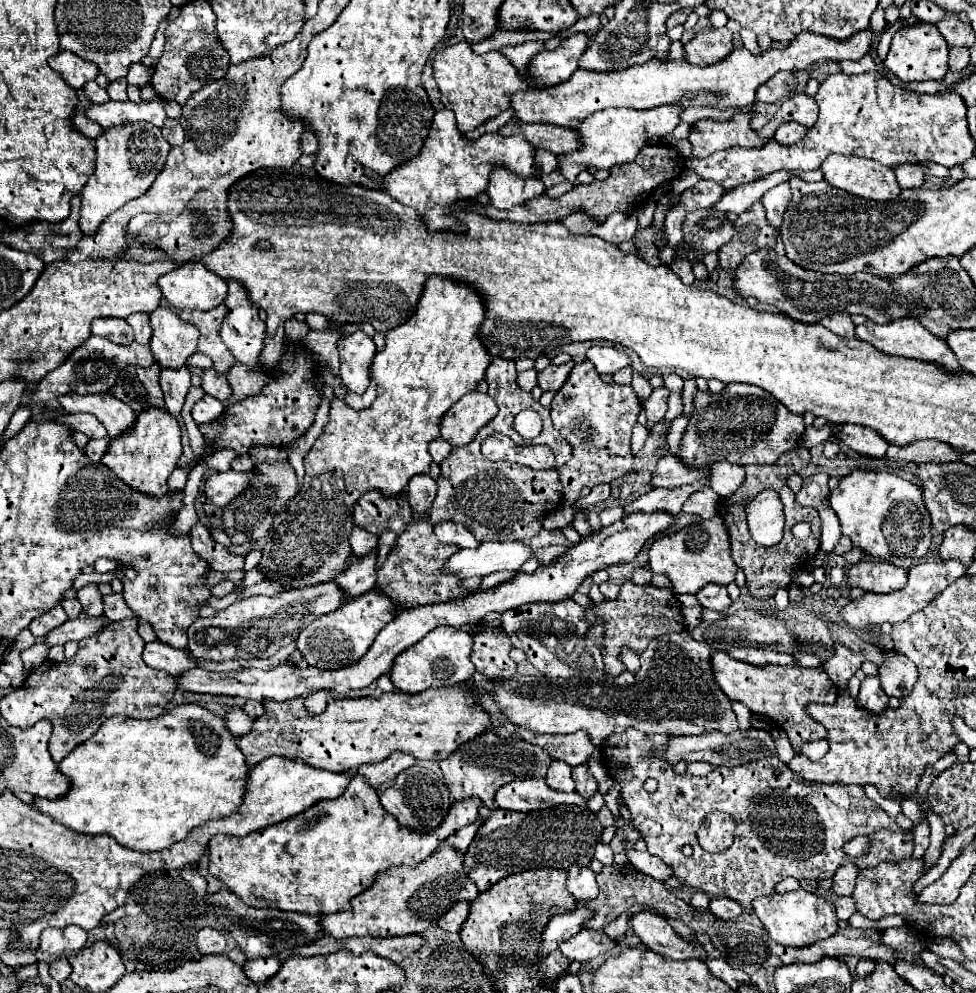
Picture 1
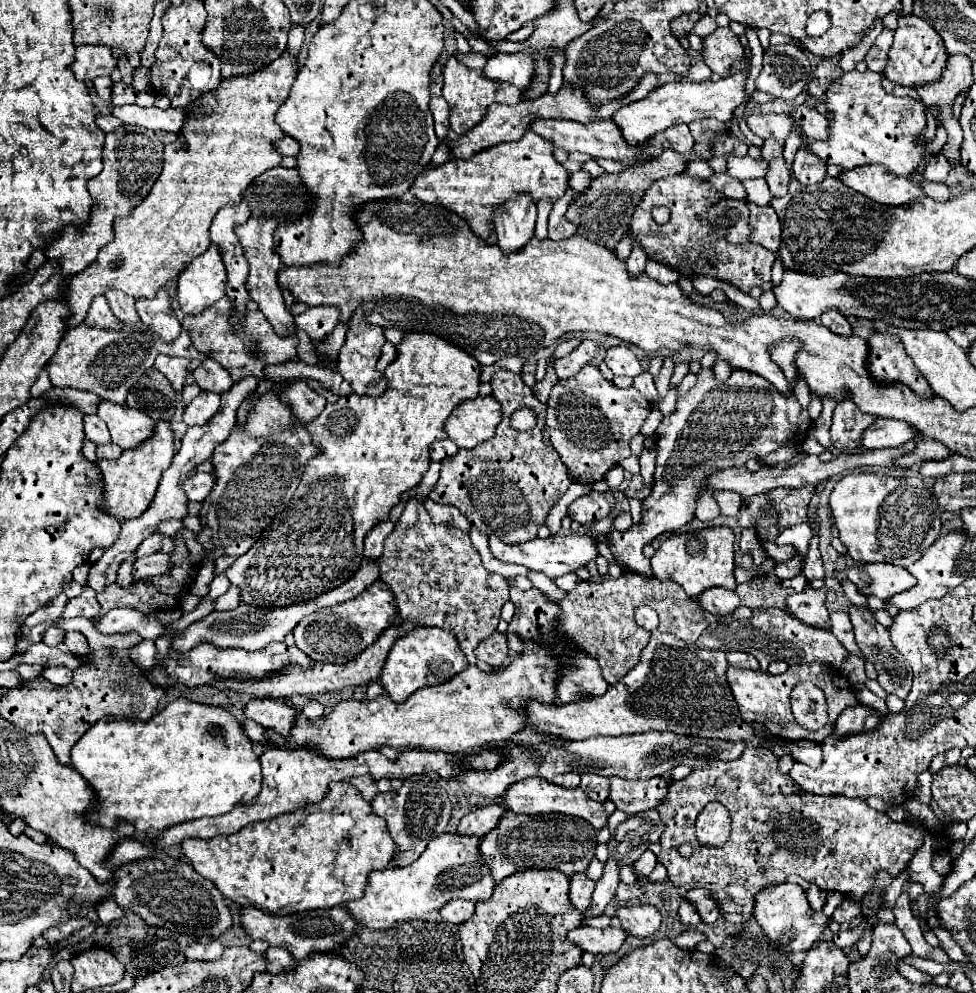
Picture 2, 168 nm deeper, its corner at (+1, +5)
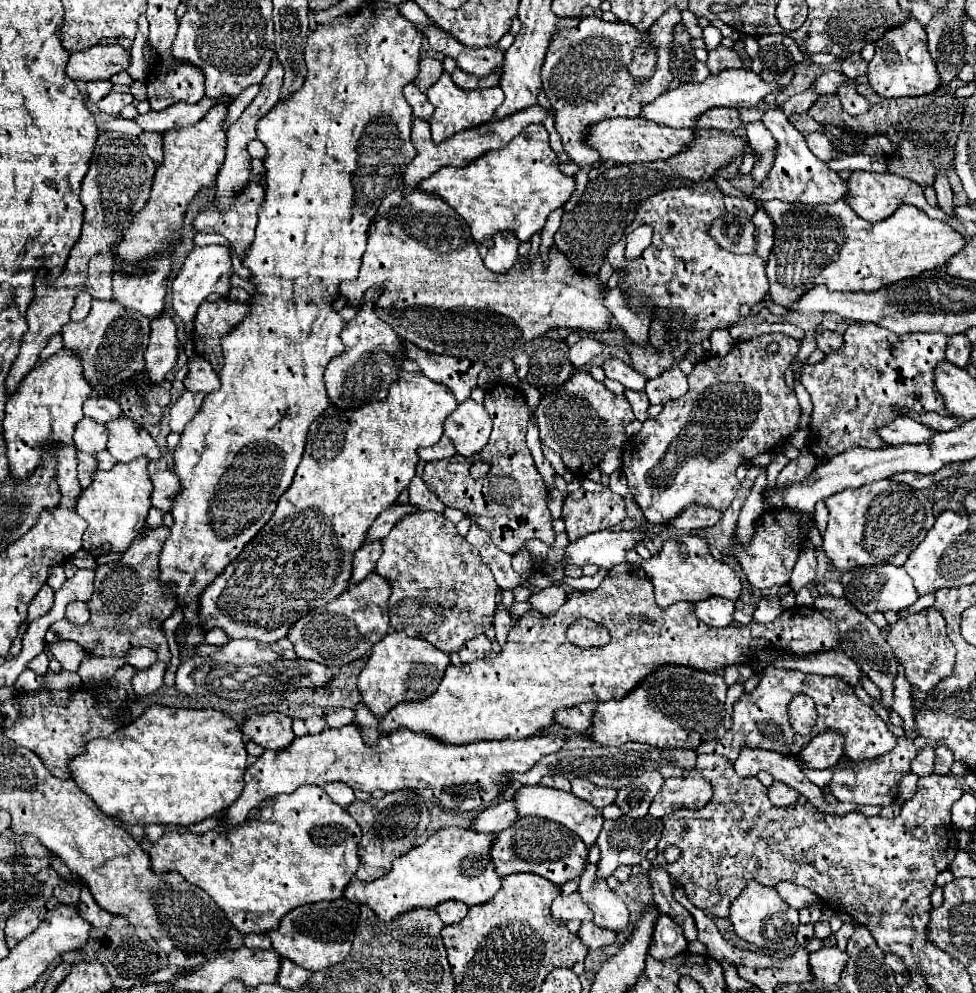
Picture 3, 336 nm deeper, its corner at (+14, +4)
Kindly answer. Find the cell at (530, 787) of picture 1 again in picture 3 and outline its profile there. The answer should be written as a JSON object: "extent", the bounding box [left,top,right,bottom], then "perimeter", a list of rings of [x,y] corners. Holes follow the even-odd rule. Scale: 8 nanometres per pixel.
{"extent":[514,786,604,846],"perimeter":[[[522,786],[514,796],[514,804],[516,804],[520,816],[540,816],[540,818],[554,820],[554,822],[566,826],[568,830],[572,830],[574,834],[578,834],[586,846],[592,846],[596,842],[596,838],[602,830],[602,822],[604,822],[602,810],[590,806],[590,802],[580,800],[572,792],[562,792],[562,790],[554,790],[554,788]]]}

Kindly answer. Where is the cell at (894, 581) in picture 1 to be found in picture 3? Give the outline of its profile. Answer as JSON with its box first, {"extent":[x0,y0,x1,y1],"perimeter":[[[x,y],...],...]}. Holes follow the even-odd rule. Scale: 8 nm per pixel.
{"extent":[842,564,918,614],"perimeter":[[[878,564],[878,566],[848,570],[842,576],[842,586],[844,586],[844,596],[862,614],[886,612],[886,610],[902,612],[902,610],[908,610],[918,600],[918,592],[914,590],[912,578],[906,574],[906,570],[898,568],[898,566],[890,566],[890,564]]]}

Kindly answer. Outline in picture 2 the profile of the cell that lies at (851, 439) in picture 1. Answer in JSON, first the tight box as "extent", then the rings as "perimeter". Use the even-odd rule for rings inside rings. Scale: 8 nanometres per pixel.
{"extent":[863,419,917,449],"perimeter":[[[877,419],[869,429],[863,431],[865,449],[899,447],[911,439],[917,439],[915,429],[911,429],[911,425],[907,425],[905,421],[897,419]]]}

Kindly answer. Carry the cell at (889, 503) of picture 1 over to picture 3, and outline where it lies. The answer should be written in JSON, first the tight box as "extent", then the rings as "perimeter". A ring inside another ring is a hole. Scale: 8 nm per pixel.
{"extent":[822,480,934,570],"perimeter":[[[878,480],[856,490],[842,490],[826,500],[826,508],[828,528],[822,536],[822,546],[838,570],[876,564],[904,566],[910,552],[916,550],[916,546],[934,526],[932,504],[928,498],[920,490],[894,480]]]}

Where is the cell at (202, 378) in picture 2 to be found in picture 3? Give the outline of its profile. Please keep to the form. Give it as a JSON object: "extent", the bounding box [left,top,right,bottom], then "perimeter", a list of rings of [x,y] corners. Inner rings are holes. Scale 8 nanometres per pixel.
{"extent":[184,356,220,392],"perimeter":[[[196,356],[188,362],[188,374],[184,378],[184,386],[190,392],[214,392],[220,388],[220,378],[214,372],[214,368],[210,366],[210,362],[206,362],[204,358]]]}

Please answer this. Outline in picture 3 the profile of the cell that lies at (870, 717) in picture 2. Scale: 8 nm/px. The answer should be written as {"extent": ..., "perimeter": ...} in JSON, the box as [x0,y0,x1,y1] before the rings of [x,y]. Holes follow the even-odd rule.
{"extent":[796,730,844,770],"perimeter":[[[828,730],[826,734],[818,734],[816,738],[812,738],[796,758],[806,768],[824,770],[824,768],[834,766],[840,760],[842,748],[844,748],[842,734]]]}

